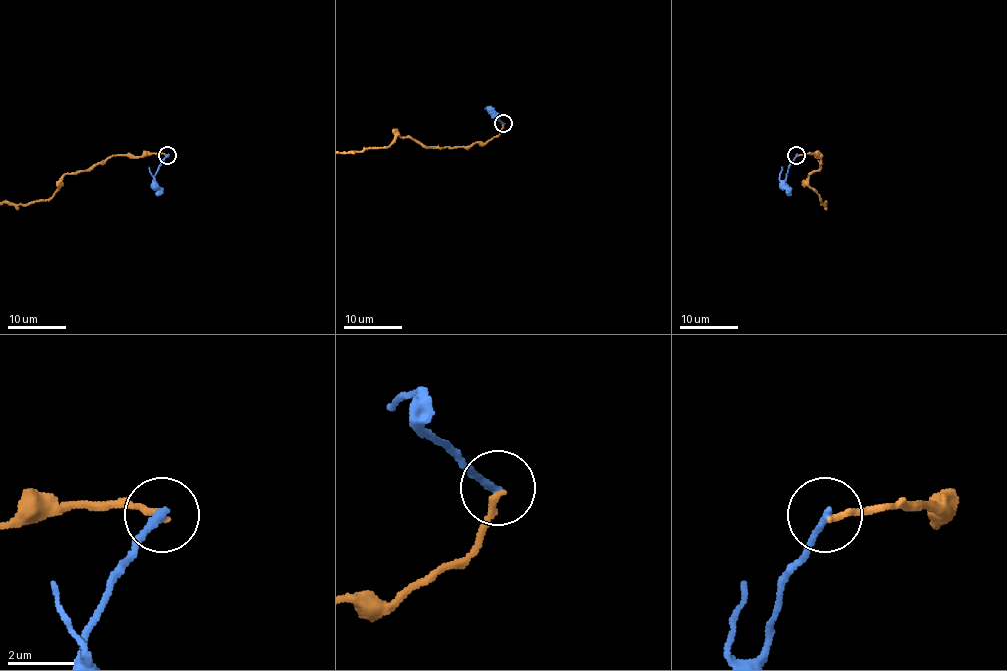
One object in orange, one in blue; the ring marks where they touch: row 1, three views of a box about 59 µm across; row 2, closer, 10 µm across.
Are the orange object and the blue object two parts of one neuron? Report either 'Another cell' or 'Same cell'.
Another cell

